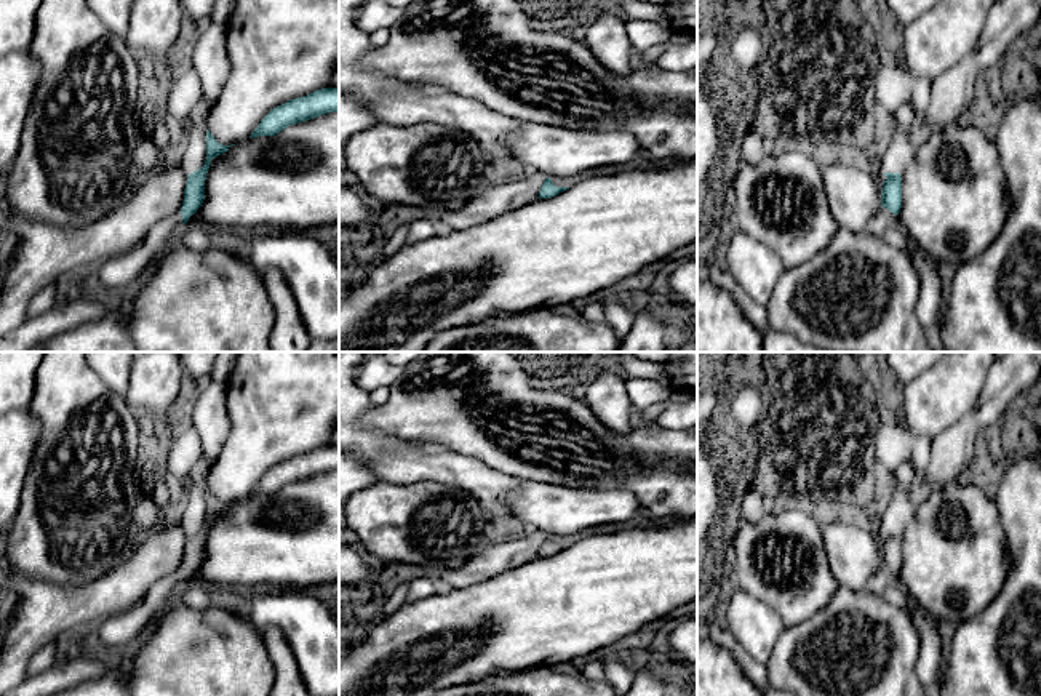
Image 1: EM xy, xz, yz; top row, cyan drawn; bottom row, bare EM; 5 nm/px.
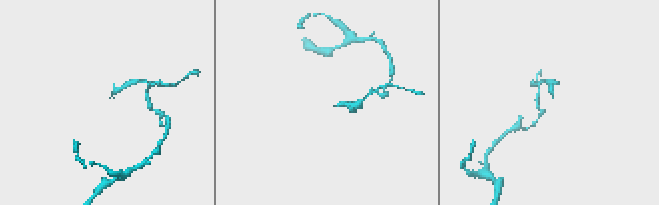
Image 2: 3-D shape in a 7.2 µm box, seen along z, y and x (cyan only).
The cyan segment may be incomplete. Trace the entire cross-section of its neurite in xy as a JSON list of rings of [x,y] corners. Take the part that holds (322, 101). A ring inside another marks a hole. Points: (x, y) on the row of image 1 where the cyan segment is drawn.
[[[321,88],[307,96],[289,99],[272,109],[249,138],[275,136],[296,125],[329,112],[339,112],[339,88]]]

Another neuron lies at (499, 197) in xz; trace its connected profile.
[[[534,174],[518,181],[494,181],[469,198],[462,208],[453,211],[438,211],[432,218],[445,221],[453,229],[467,229],[483,224],[502,213],[513,211],[539,198],[545,178]]]

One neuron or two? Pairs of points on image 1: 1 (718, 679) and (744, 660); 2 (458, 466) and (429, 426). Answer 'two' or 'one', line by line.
1: two
2: two

